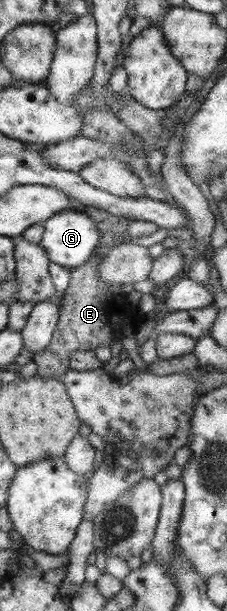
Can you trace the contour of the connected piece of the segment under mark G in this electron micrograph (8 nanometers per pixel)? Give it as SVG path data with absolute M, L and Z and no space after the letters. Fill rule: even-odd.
M73 208L56 213L52 218L45 221L45 225L45 233L39 245L44 247L51 258L51 262L60 264L70 271L87 264L93 254L97 252L101 238L103 238L97 222L85 211L78 211Z

